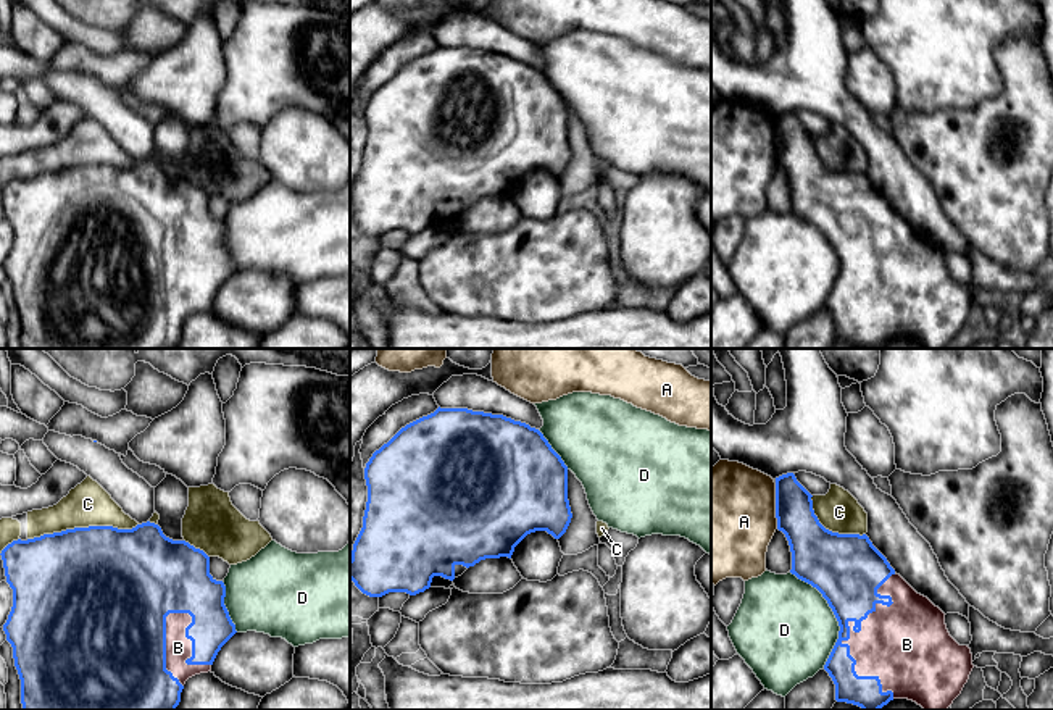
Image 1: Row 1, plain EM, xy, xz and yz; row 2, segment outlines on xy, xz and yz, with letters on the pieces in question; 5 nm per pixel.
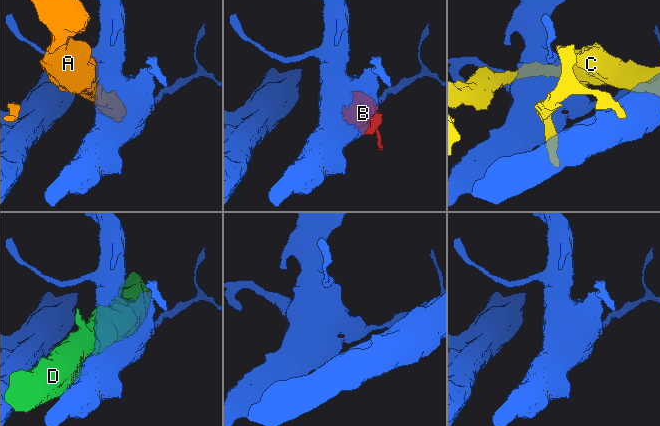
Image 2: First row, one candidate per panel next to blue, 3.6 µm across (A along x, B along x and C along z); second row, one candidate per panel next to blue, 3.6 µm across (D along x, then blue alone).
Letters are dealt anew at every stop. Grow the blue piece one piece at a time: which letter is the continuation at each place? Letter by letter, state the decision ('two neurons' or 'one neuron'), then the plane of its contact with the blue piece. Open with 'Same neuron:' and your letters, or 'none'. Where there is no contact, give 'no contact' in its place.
Same neuron: B
A: two neurons; contact in yz
B: one neuron; contact in yz
C: two neurons; contact in xy
D: two neurons; contact in yz

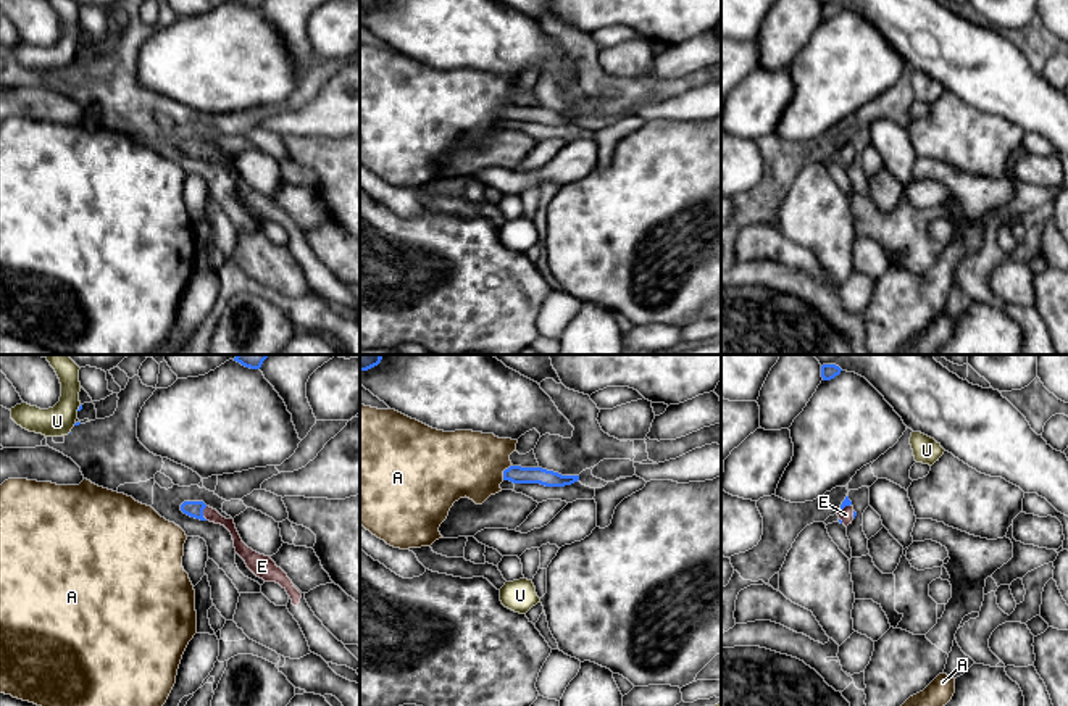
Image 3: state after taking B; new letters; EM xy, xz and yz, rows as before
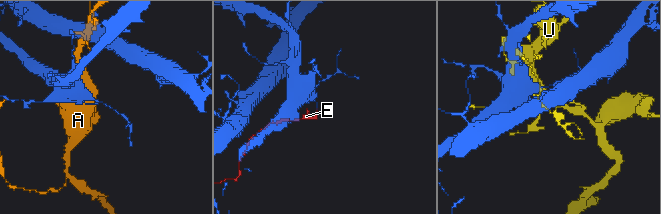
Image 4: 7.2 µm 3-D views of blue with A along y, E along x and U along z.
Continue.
Same neuron: none
A: two neurons; contact in xz
E: two neurons; contact in xy
U: two neurons; contact in xy

